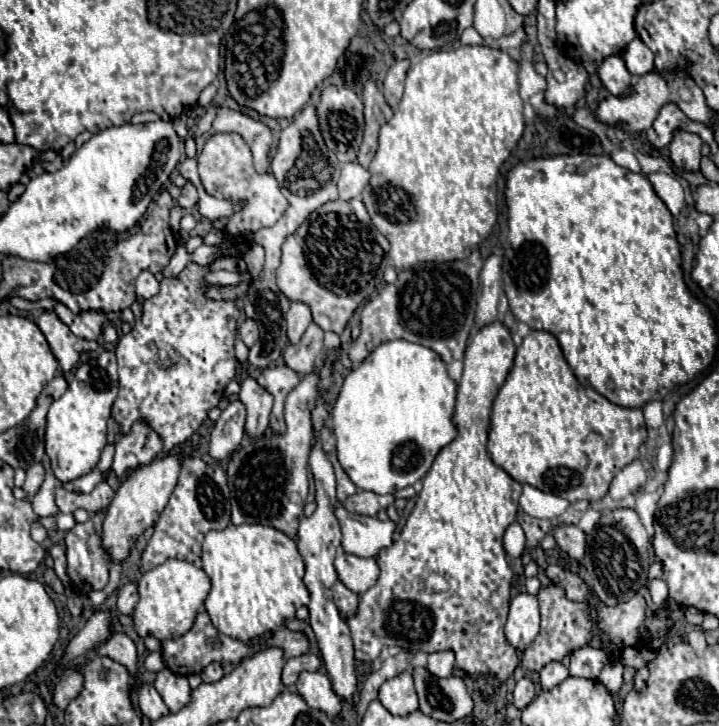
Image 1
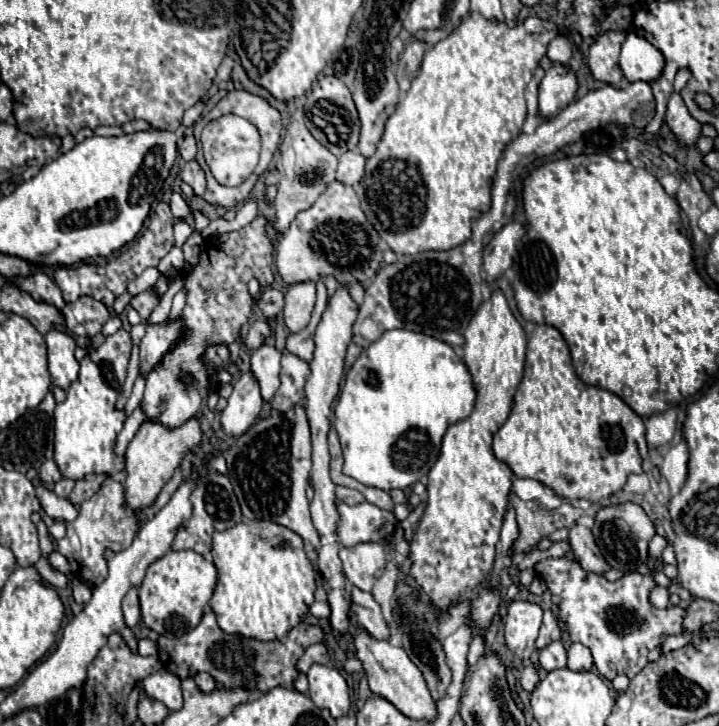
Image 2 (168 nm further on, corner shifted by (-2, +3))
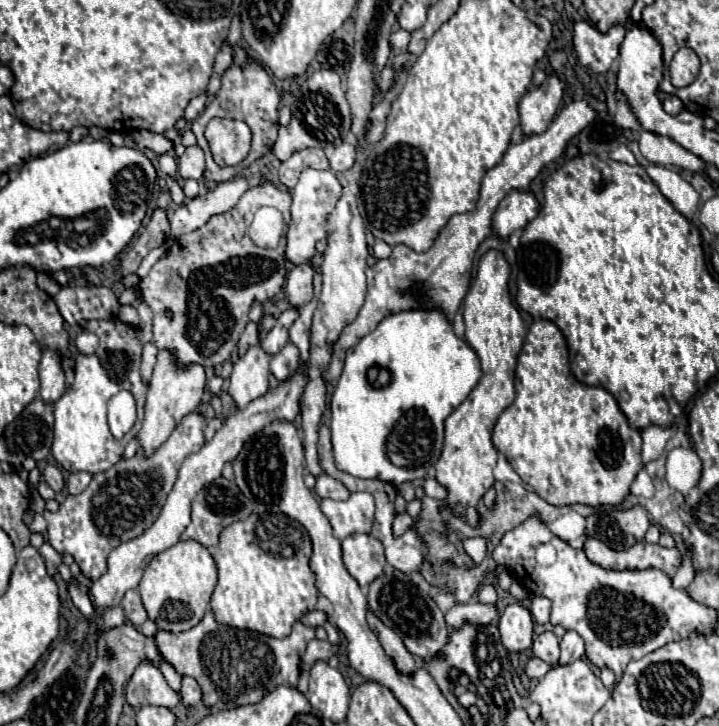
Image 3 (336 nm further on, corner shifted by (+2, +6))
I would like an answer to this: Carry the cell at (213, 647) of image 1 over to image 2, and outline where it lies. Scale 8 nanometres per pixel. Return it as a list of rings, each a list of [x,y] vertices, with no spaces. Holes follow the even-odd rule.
[[[211,609],[205,611],[201,623],[191,629],[189,633],[185,633],[183,637],[177,637],[177,639],[165,639],[165,637],[159,637],[159,659],[161,663],[165,665],[167,671],[175,673],[177,677],[185,679],[185,677],[193,677],[197,673],[209,673],[215,681],[217,681],[217,687],[221,689],[235,689],[235,687],[245,687],[249,693],[267,693],[269,689],[281,685],[281,687],[287,687],[291,689],[293,687],[293,681],[297,679],[297,659],[305,653],[305,649],[313,643],[319,643],[323,641],[323,633],[321,633],[321,627],[315,627],[315,625],[307,625],[307,623],[299,623],[297,627],[293,627],[289,631],[289,635],[281,641],[259,641],[259,639],[251,639],[251,637],[241,637],[241,635],[229,635],[225,631],[219,629],[217,621],[215,621],[215,613]]]

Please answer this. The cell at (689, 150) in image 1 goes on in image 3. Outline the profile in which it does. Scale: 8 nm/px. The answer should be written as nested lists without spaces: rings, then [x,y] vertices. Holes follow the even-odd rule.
[[[665,96],[665,98],[663,98],[663,110],[665,110],[667,114],[675,116],[675,114],[679,114],[679,112],[683,110],[683,102],[681,102],[677,96]]]

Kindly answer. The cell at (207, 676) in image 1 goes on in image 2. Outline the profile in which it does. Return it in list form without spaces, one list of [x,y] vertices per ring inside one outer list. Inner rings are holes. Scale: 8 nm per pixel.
[[[197,673],[197,675],[195,675],[195,683],[197,683],[197,687],[199,687],[203,693],[211,693],[211,691],[217,687],[215,679],[213,679],[211,675],[207,675],[207,673]]]

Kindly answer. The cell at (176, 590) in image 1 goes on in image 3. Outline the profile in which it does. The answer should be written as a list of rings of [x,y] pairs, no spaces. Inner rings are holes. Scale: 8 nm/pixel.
[[[179,540],[175,546],[163,550],[149,562],[139,582],[139,594],[149,620],[153,620],[159,630],[183,632],[193,628],[203,618],[215,584],[217,568],[209,550],[199,542]]]

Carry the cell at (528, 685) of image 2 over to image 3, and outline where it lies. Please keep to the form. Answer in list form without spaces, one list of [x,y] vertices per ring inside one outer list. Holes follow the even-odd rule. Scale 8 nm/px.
[[[531,658],[531,660],[527,662],[527,666],[525,666],[525,674],[527,674],[531,680],[539,680],[539,678],[543,678],[551,668],[553,668],[551,664],[547,664],[547,662],[539,660],[539,658]]]

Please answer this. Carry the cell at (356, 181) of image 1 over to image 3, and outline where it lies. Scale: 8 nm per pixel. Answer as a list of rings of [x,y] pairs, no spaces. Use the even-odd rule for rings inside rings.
[[[343,142],[341,146],[335,148],[333,156],[329,158],[331,170],[337,172],[337,174],[343,174],[343,170],[349,170],[349,168],[355,164],[355,156],[357,156],[355,144],[351,144],[351,142]]]

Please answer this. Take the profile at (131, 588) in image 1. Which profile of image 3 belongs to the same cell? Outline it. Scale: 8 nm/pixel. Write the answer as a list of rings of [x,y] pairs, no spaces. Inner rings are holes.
[[[129,590],[129,592],[125,594],[125,598],[123,598],[123,610],[125,610],[127,620],[129,620],[135,628],[139,628],[139,626],[147,620],[147,612],[145,612],[145,608],[143,608],[143,602],[141,602],[137,590]]]

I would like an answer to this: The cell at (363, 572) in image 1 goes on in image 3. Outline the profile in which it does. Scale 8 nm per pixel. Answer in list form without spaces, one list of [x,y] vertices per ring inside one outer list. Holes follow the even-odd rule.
[[[353,534],[347,536],[341,546],[345,568],[361,588],[367,588],[379,574],[383,574],[385,552],[381,540],[377,540],[375,536]]]

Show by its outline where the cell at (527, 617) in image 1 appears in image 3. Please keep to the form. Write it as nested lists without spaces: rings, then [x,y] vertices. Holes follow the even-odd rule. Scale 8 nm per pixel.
[[[509,604],[499,620],[501,642],[509,652],[525,652],[533,644],[533,616],[521,604]]]

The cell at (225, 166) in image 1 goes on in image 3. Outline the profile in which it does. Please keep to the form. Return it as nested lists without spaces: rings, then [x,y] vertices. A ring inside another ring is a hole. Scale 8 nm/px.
[[[213,118],[205,128],[205,138],[219,166],[237,166],[251,150],[251,128],[241,120]]]

